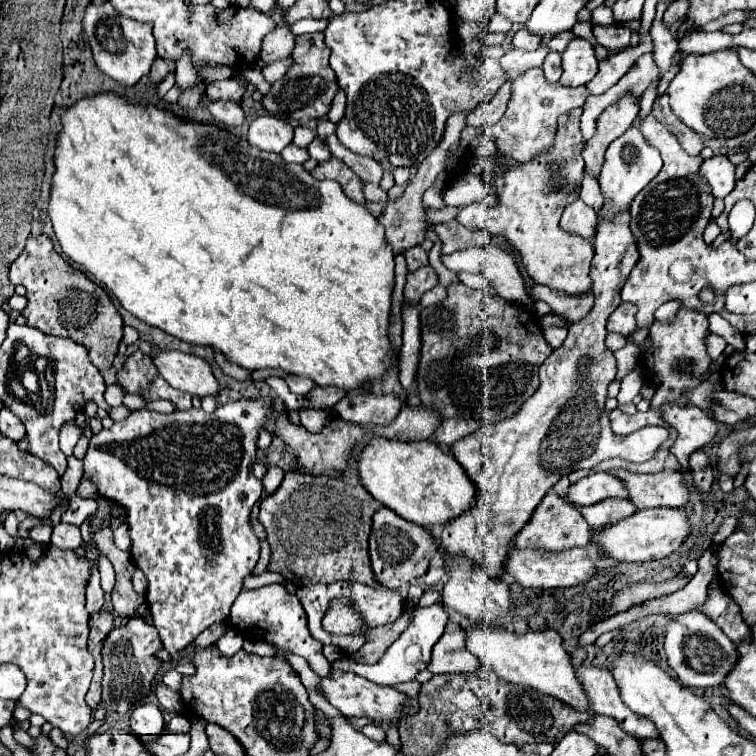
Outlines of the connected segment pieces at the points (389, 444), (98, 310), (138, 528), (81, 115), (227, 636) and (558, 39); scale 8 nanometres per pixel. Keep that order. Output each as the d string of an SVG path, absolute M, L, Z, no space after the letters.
M372 437L358 453L358 477L362 487L384 507L430 531L440 531L450 519L472 507L476 489L460 463L432 441L396 441Z
M46 235L30 237L20 257L10 265L10 281L26 287L28 305L22 309L26 325L42 333L66 337L88 349L92 365L100 371L110 369L122 339L122 317L108 293L92 283L82 271L70 267L56 251Z
M270 395L266 397L256 397L256 399L240 399L236 403L226 403L226 405L218 405L216 411L212 413L204 413L202 409L188 409L188 411L178 411L178 413L158 413L158 411L148 411L148 409L138 409L132 411L126 419L116 421L110 429L102 429L98 435L94 435L90 439L90 447L88 453L84 457L84 477L96 481L100 495L108 497L110 501L120 503L126 513L128 513L128 523L130 523L130 537L132 537L132 557L136 567L146 575L148 579L148 591L146 591L146 603L150 607L152 619L154 619L154 627L160 633L162 645L170 655L176 655L180 649L184 649L196 635L200 635L204 629L208 629L210 625L226 619L230 615L230 607L234 603L234 599L238 597L238 593L242 591L242 583L244 577L250 575L258 563L258 555L260 555L260 545L258 545L258 537L254 535L248 517L250 511L254 507L254 503L260 499L262 495L262 481L258 481L252 475L252 465L256 463L256 441L258 441L258 433L268 425L268 421L272 419L272 407L274 407L274 399Z
M102 91L94 97L84 97L84 99L76 101L74 105L70 105L66 109L66 113L62 113L60 121L62 121L62 129L56 137L56 151L54 151L56 171L54 171L54 177L52 177L52 191L50 191L50 201L48 201L48 215L50 215L50 221L52 221L52 229L56 233L56 239L62 247L64 255L68 255L72 261L76 261L86 271L90 271L100 283L104 283L130 315L144 321L146 325L152 325L152 327L158 327L158 329L166 331L172 337L178 337L186 343L214 347L214 349L222 351L232 363L238 363L244 369L252 369L252 371L256 371L256 369L282 369L282 371L288 371L288 373L294 373L294 375L300 375L300 377L310 377L320 387L332 385L332 387L342 387L342 389L348 389L348 391L358 389L366 381L376 381L384 375L384 367L388 367L392 363L390 343L388 343L388 315L390 315L390 295L392 295L392 287L394 287L394 255L392 255L392 247L388 247L388 241L384 239L384 227L380 227L376 223L376 217L372 217L366 211L364 205L358 205L352 199L348 199L344 195L340 183L330 181L330 179L328 181L318 181L302 165L290 165L278 153L260 151L258 147L252 147L244 137L238 137L228 129L220 129L218 125L198 123L198 121L190 121L186 117L178 117L176 113L172 113L164 107L158 107L154 103L130 103L126 97L120 97L114 91Z
M228 627L226 633L216 641L216 647L220 649L220 653L224 657L232 657L236 651L242 649L242 641L244 641L244 635L240 635L236 631L230 631L230 627Z
M572 30L564 31L562 33L557 34L549 43L547 47L551 51L563 52L564 49L568 46L568 43L575 39L576 35Z

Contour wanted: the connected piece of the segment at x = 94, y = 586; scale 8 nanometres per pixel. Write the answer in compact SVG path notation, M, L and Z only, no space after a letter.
M92 565L92 577L86 587L86 609L92 614L100 610L104 604L105 593L101 589L100 574L98 569Z

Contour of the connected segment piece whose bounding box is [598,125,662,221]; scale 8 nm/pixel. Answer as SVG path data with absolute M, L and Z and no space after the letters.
M632 125L620 139L612 141L612 145L606 151L606 163L604 163L602 175L600 175L604 207L598 213L598 219L600 221L612 219L616 215L616 211L628 209L632 199L660 173L660 169L662 169L660 153L652 145L648 145L648 141L640 133L640 129L636 125Z

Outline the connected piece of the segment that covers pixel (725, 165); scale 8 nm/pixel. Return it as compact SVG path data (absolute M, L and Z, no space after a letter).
M714 155L712 159L706 159L702 163L700 173L708 181L714 197L726 197L734 189L734 183L736 183L734 169L736 167L724 155Z

